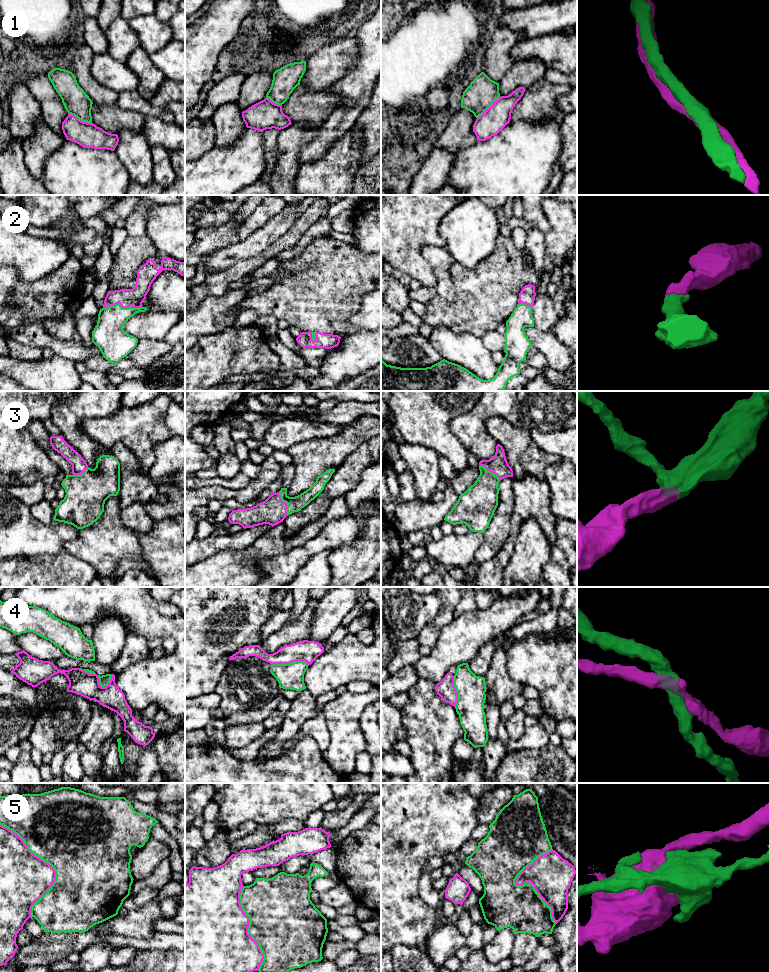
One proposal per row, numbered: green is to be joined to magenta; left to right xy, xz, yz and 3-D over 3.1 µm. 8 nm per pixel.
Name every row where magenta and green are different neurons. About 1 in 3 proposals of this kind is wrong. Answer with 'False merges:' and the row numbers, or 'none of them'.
False merges: 1, 4, 5

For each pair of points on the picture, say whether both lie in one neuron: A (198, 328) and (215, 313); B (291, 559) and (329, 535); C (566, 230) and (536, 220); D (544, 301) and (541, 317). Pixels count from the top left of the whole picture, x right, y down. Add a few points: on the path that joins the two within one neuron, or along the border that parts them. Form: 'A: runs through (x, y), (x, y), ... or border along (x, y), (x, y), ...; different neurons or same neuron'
A: runs through (202, 324), (211, 316); same neuron
B: runs through (300, 555), (320, 541); same neuron
C: border along (540, 205), (549, 225), (545, 232); different neurons
D: runs through (543, 305), (543, 313); same neuron

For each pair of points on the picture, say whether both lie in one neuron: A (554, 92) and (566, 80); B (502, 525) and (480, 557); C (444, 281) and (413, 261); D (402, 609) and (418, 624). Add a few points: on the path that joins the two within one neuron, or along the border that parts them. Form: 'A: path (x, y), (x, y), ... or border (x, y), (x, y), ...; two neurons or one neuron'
A: border (543, 77), (553, 84), (563, 84), (566, 86); two neurons
B: path (497, 533), (488, 549); one neuron
C: border (422, 255), (431, 265), (436, 277), (435, 287); two neurons
D: path (404, 614), (413, 623); one neuron

